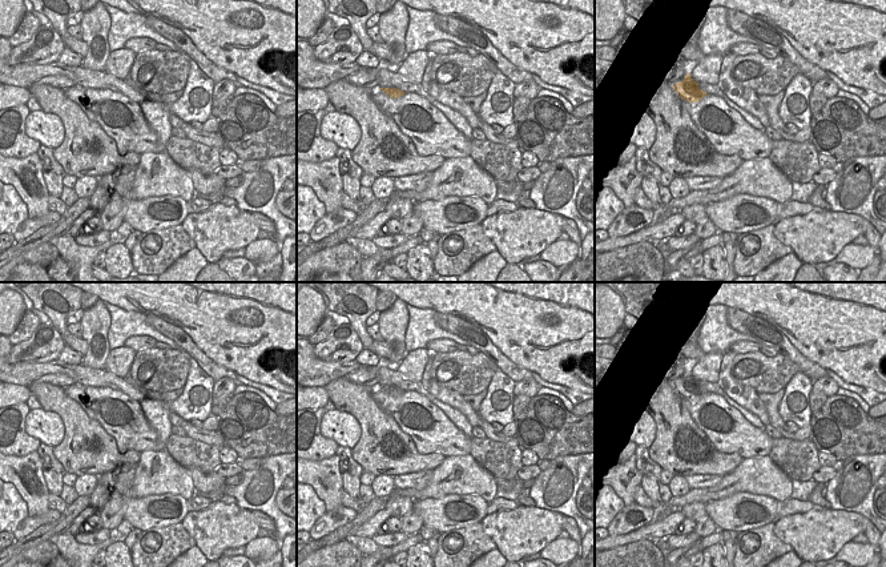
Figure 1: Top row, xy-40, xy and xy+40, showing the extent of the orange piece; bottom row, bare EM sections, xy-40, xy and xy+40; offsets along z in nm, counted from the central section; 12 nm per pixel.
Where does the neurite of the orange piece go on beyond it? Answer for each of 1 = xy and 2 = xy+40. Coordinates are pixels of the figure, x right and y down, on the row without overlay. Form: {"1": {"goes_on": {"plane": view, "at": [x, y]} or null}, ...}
{"1": {"goes_on": null}, "2": {"goes_on": null}}

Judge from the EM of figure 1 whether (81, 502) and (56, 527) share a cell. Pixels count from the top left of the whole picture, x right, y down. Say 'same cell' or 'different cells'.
same cell

